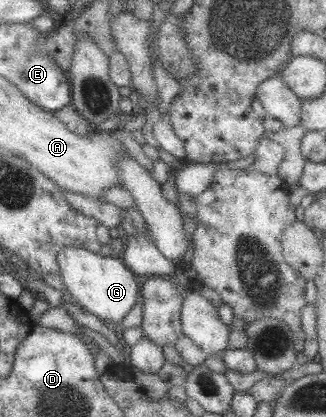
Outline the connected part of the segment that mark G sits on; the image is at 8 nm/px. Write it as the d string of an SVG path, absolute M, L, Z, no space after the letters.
M64 247L57 255L59 274L72 301L78 302L84 311L102 319L110 326L122 319L140 301L140 284L136 273L126 266L121 256L102 256L84 248Z

